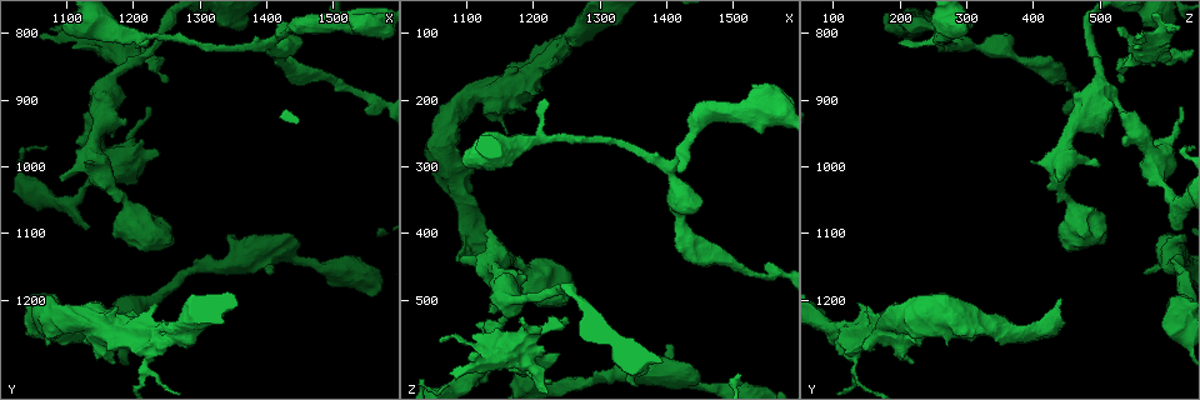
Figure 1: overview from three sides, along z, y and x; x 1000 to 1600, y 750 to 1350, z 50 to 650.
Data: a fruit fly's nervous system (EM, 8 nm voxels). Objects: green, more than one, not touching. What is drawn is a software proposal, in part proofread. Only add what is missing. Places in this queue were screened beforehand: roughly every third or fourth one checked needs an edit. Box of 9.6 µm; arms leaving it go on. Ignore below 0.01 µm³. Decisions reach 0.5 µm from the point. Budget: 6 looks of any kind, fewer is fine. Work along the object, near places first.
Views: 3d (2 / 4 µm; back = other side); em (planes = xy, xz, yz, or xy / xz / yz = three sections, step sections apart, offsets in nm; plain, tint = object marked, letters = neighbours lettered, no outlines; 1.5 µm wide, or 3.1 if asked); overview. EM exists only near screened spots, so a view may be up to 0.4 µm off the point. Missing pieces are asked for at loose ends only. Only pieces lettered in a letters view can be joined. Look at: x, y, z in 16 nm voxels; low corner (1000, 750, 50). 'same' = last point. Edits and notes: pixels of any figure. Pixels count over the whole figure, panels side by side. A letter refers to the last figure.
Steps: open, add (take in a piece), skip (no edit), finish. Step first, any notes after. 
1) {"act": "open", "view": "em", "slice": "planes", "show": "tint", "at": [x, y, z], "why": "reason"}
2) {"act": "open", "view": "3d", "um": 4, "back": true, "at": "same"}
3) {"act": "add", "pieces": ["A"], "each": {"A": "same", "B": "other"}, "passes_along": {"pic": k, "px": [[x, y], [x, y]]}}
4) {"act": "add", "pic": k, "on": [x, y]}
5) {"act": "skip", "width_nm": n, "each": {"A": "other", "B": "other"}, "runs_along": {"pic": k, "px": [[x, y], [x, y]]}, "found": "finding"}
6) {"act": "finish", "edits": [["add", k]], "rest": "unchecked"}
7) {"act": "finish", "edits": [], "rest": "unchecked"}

{"act": "open", "view": "em", "slice": "xz", "step": 4, "show": "letters", "at": [1075, 795, 615], "why": "an open end"}

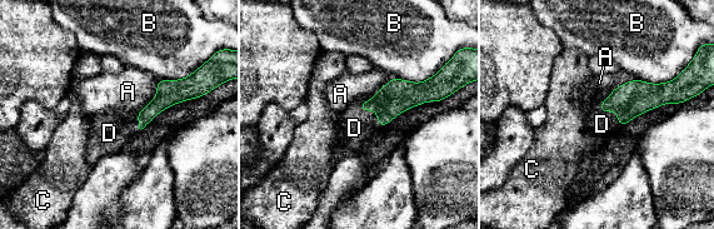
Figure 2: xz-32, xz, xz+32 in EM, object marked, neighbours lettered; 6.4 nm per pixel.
{"act": "open", "view": "em", "slice": "planes", "show": "letters", "at": "same", "why": "another direction"}

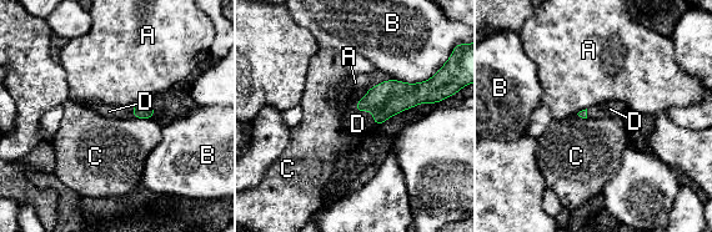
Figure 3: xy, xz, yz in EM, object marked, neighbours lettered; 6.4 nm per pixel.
{"act": "add", "pieces": ["D"], "each": {"A": "other", "B": "other", "C": "other", "D": "same"}, "passes_along": {"pic": 3, "px": [[390, 97], [370, 109], [357, 124]]}, "found": "it goes on there"}

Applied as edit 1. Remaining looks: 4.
{"act": "open", "view": "overview", "why": "see it whole again"}

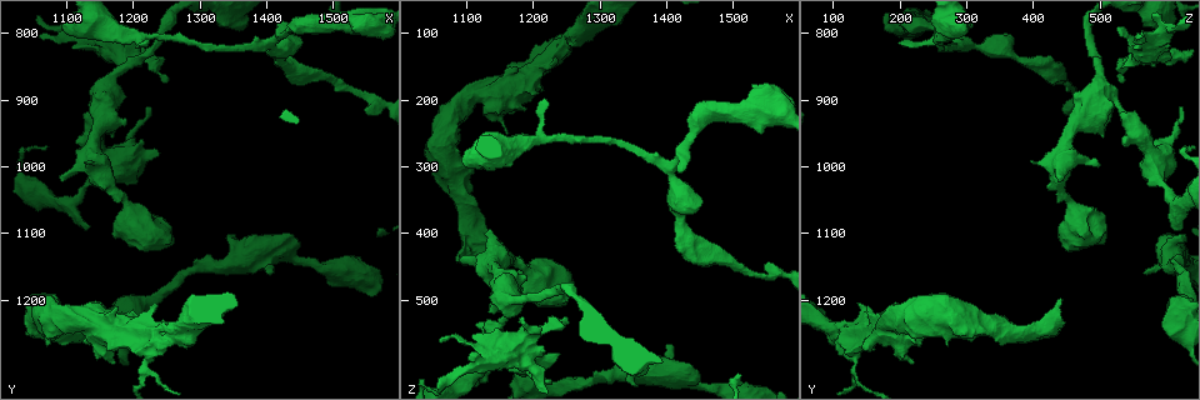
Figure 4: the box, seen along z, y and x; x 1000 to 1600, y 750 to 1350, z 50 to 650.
{"act": "open", "view": "3d", "um": 2, "at": [1255, 870, 535], "why": "branch stops here"}

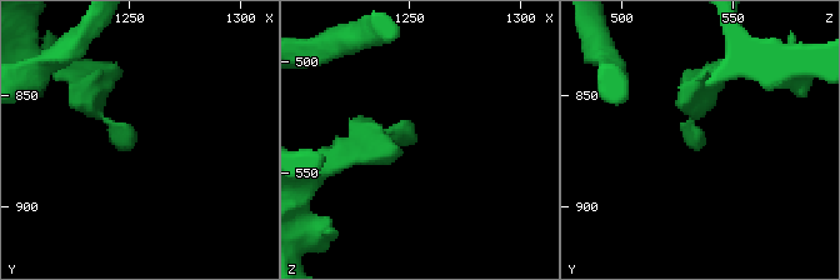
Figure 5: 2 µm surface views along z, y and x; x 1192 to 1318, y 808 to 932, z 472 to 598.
{"act": "open", "view": "em", "slice": "planes", "show": "letters", "at": [1254, 870, 535], "why": "now the EM"}

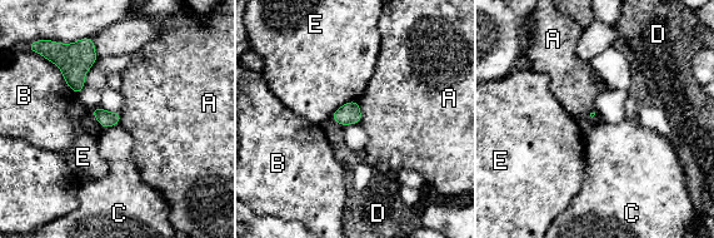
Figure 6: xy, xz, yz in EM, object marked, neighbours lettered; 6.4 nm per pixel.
{"act": "skip", "each": {"A": "other", "B": "other", "C": "other", "D": "other", "E": "other"}, "border": {"pic": 6, "px": [[355, 100], [362, 115], [360, 123]]}, "found": "no lettered piece goes on from it"}

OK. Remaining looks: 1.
{"act": "finish", "edits": [["add", 3]], "rest": "unchecked"}

